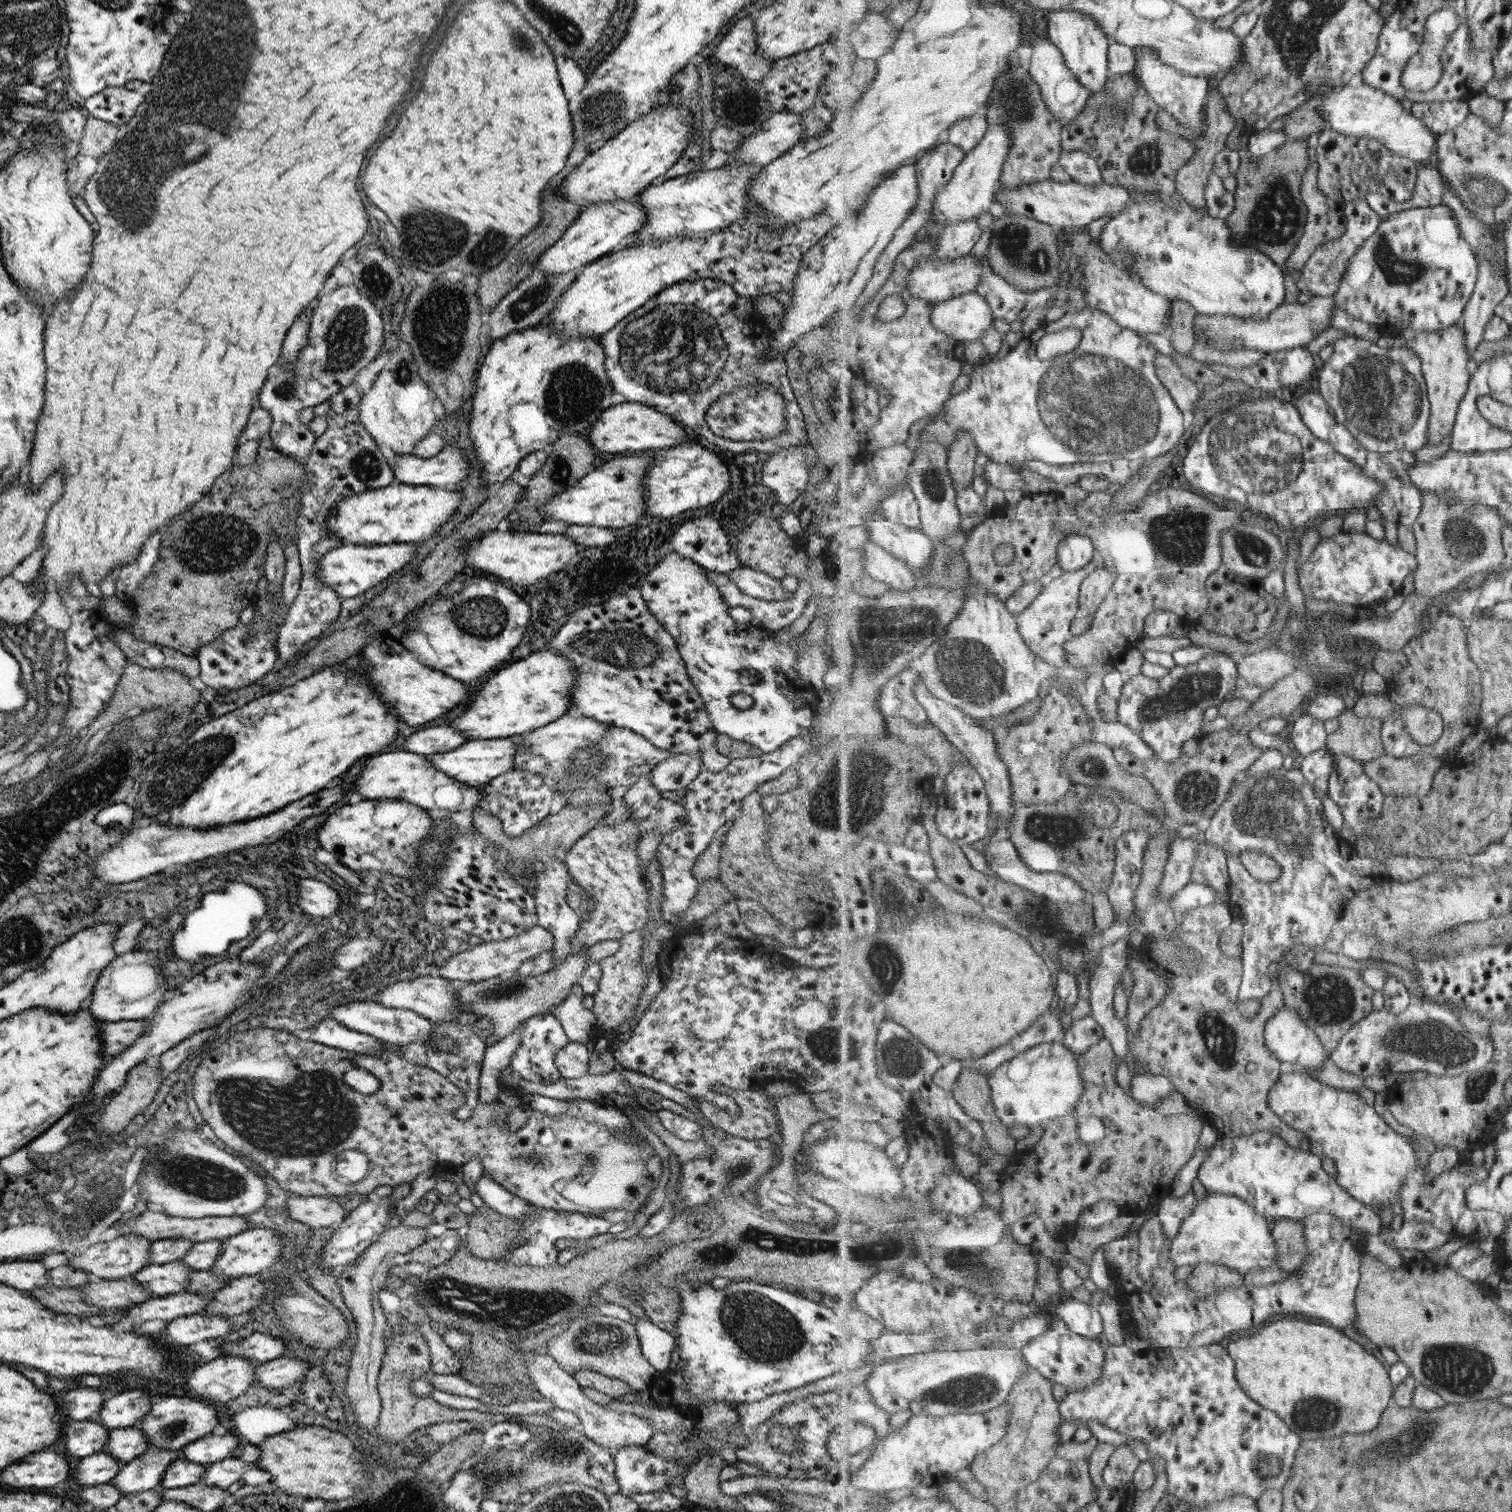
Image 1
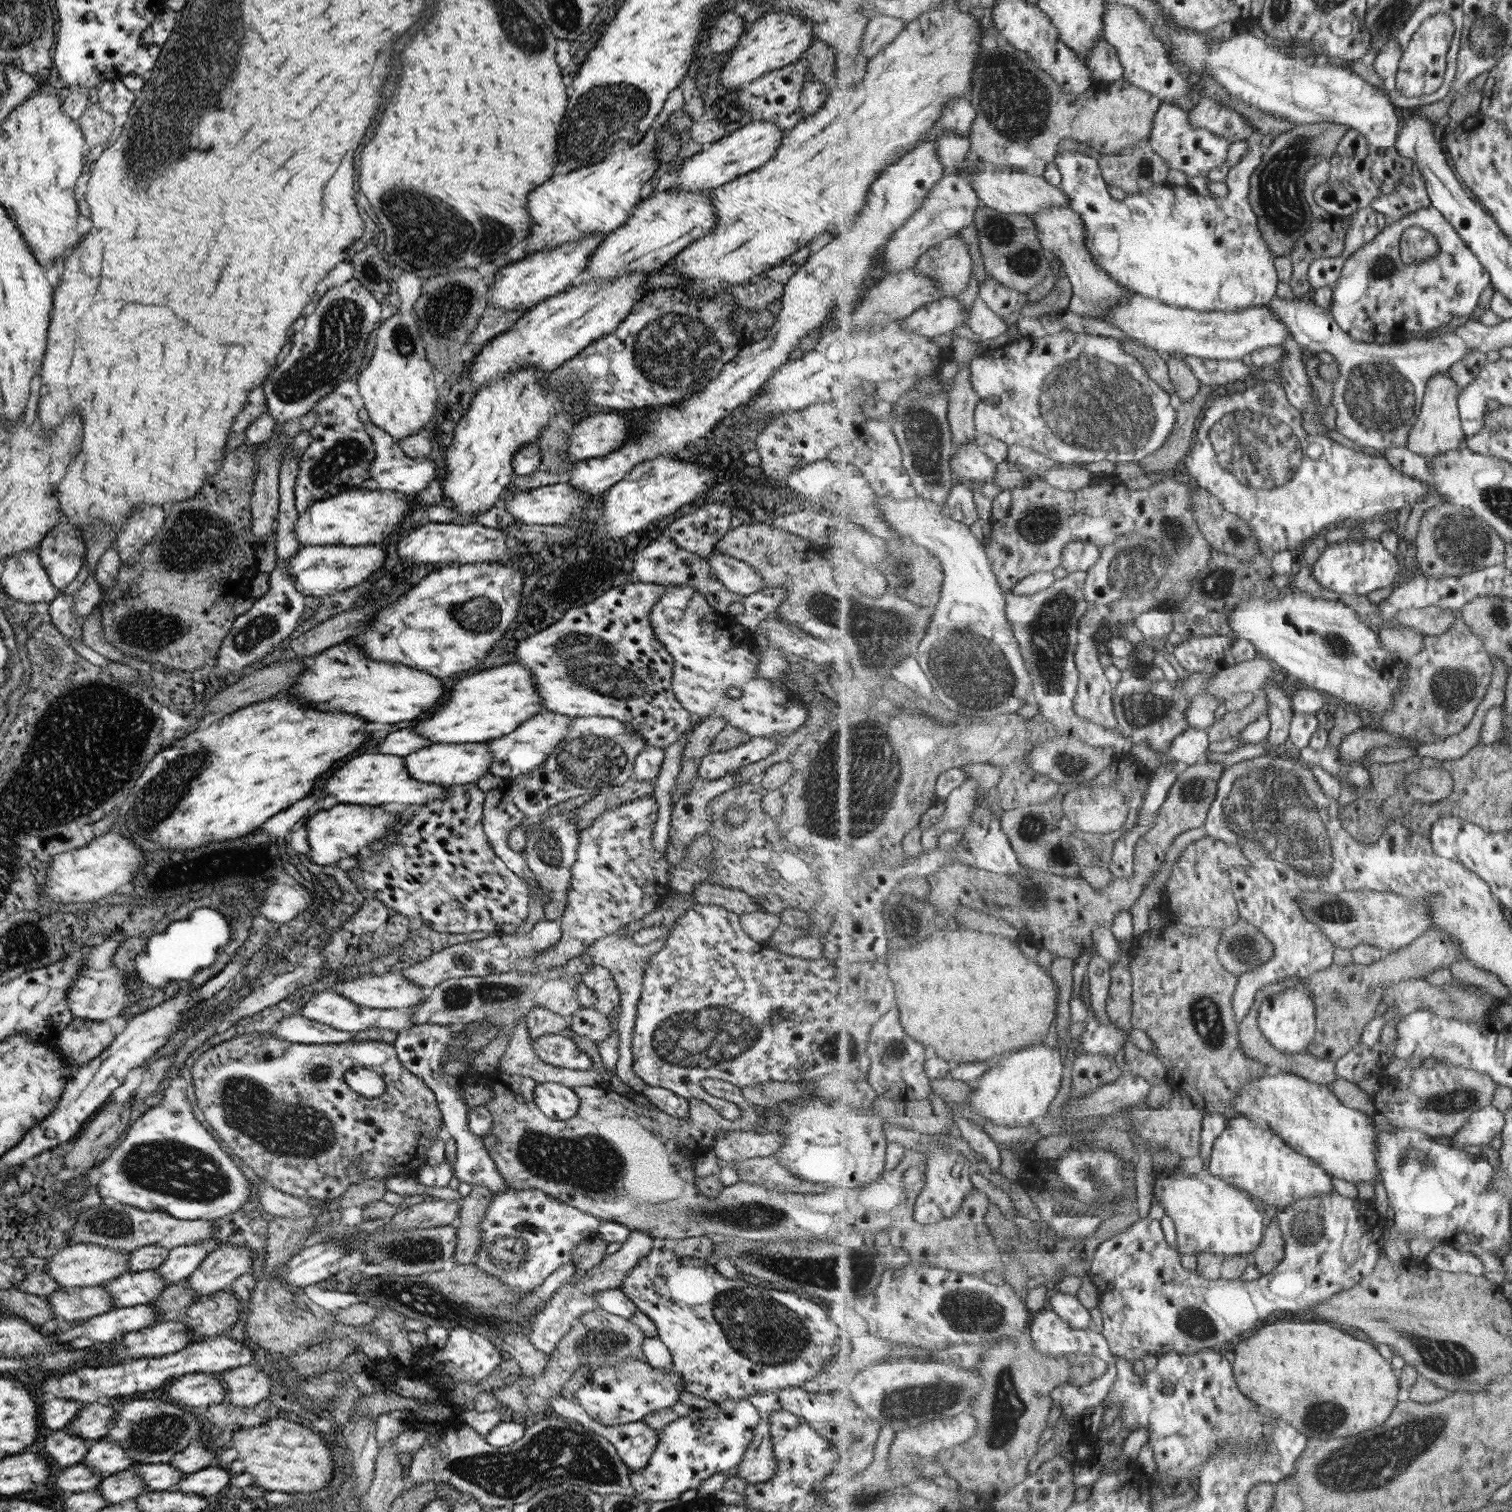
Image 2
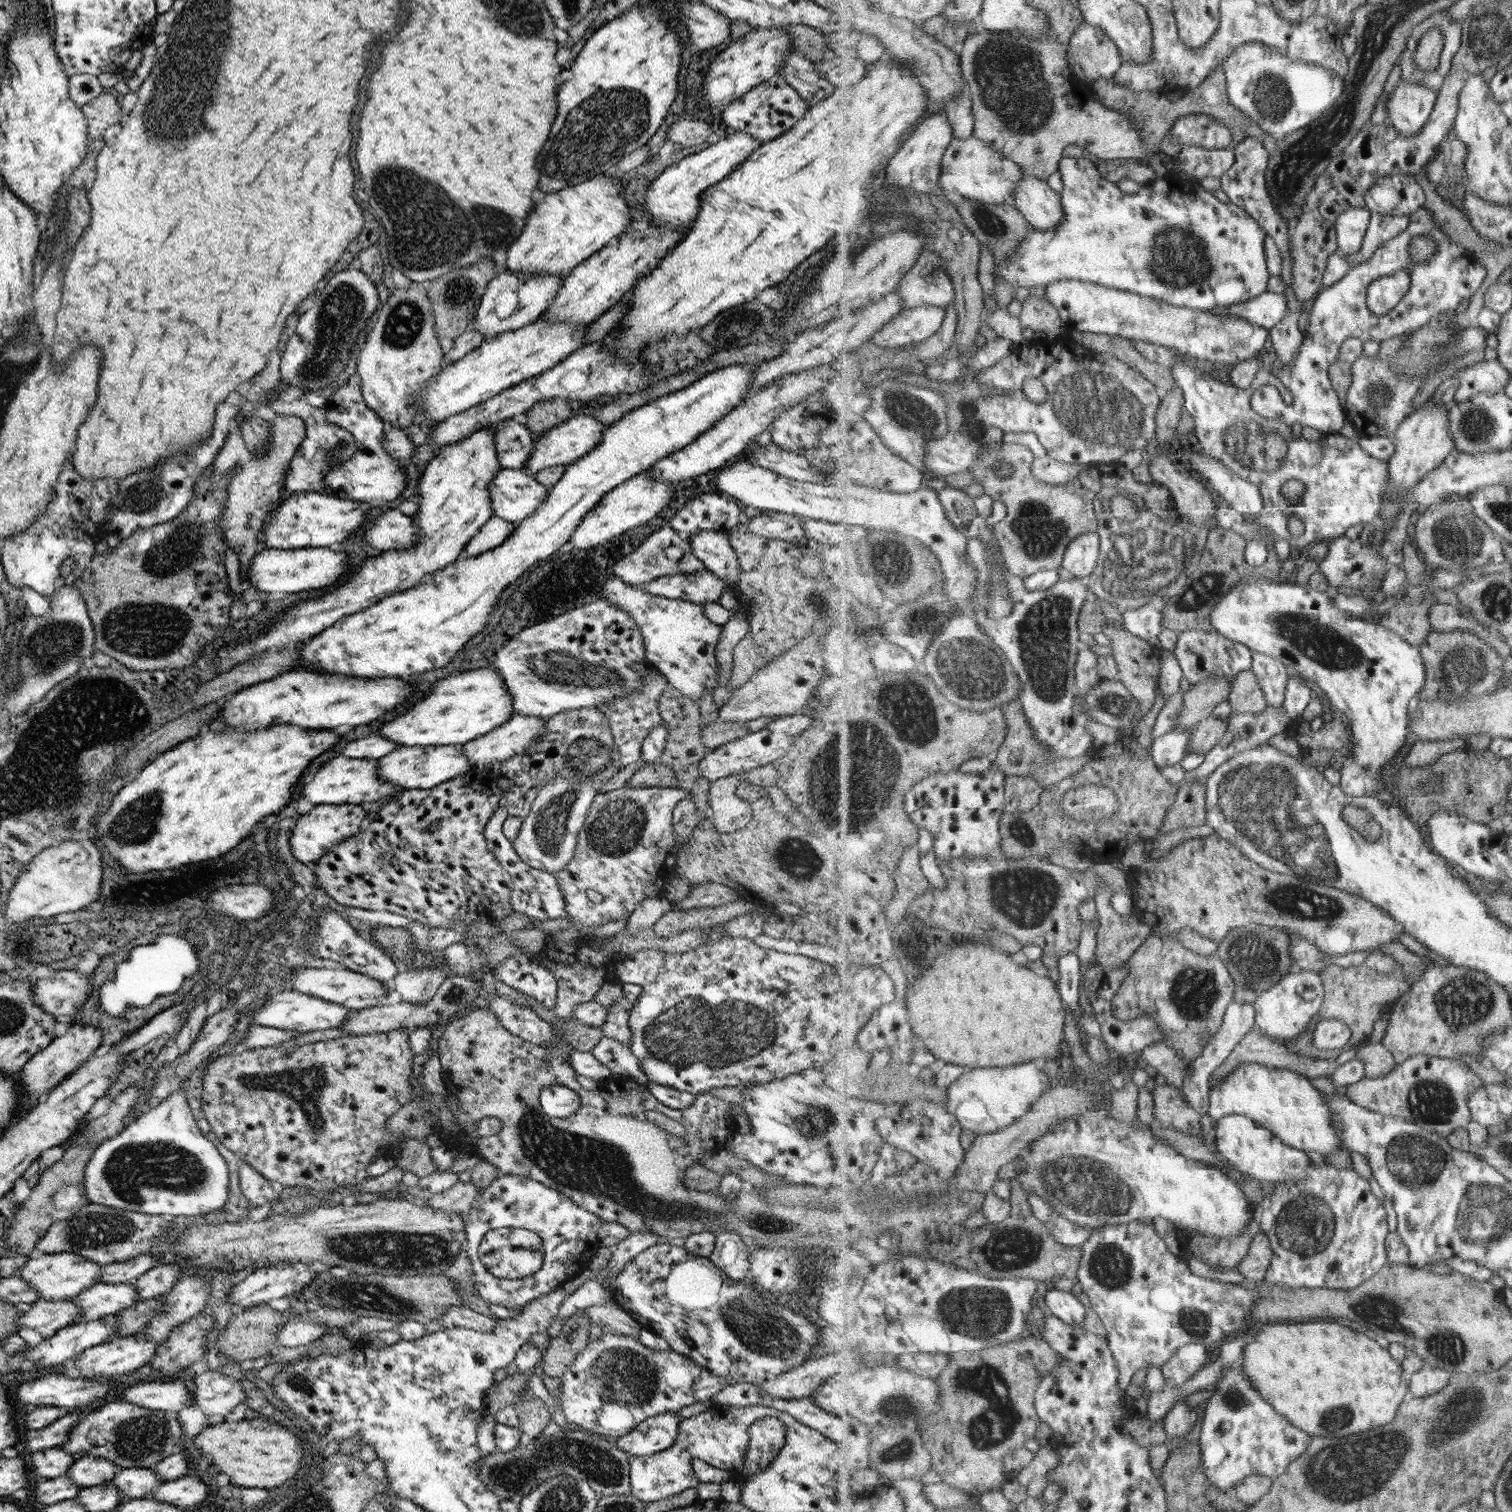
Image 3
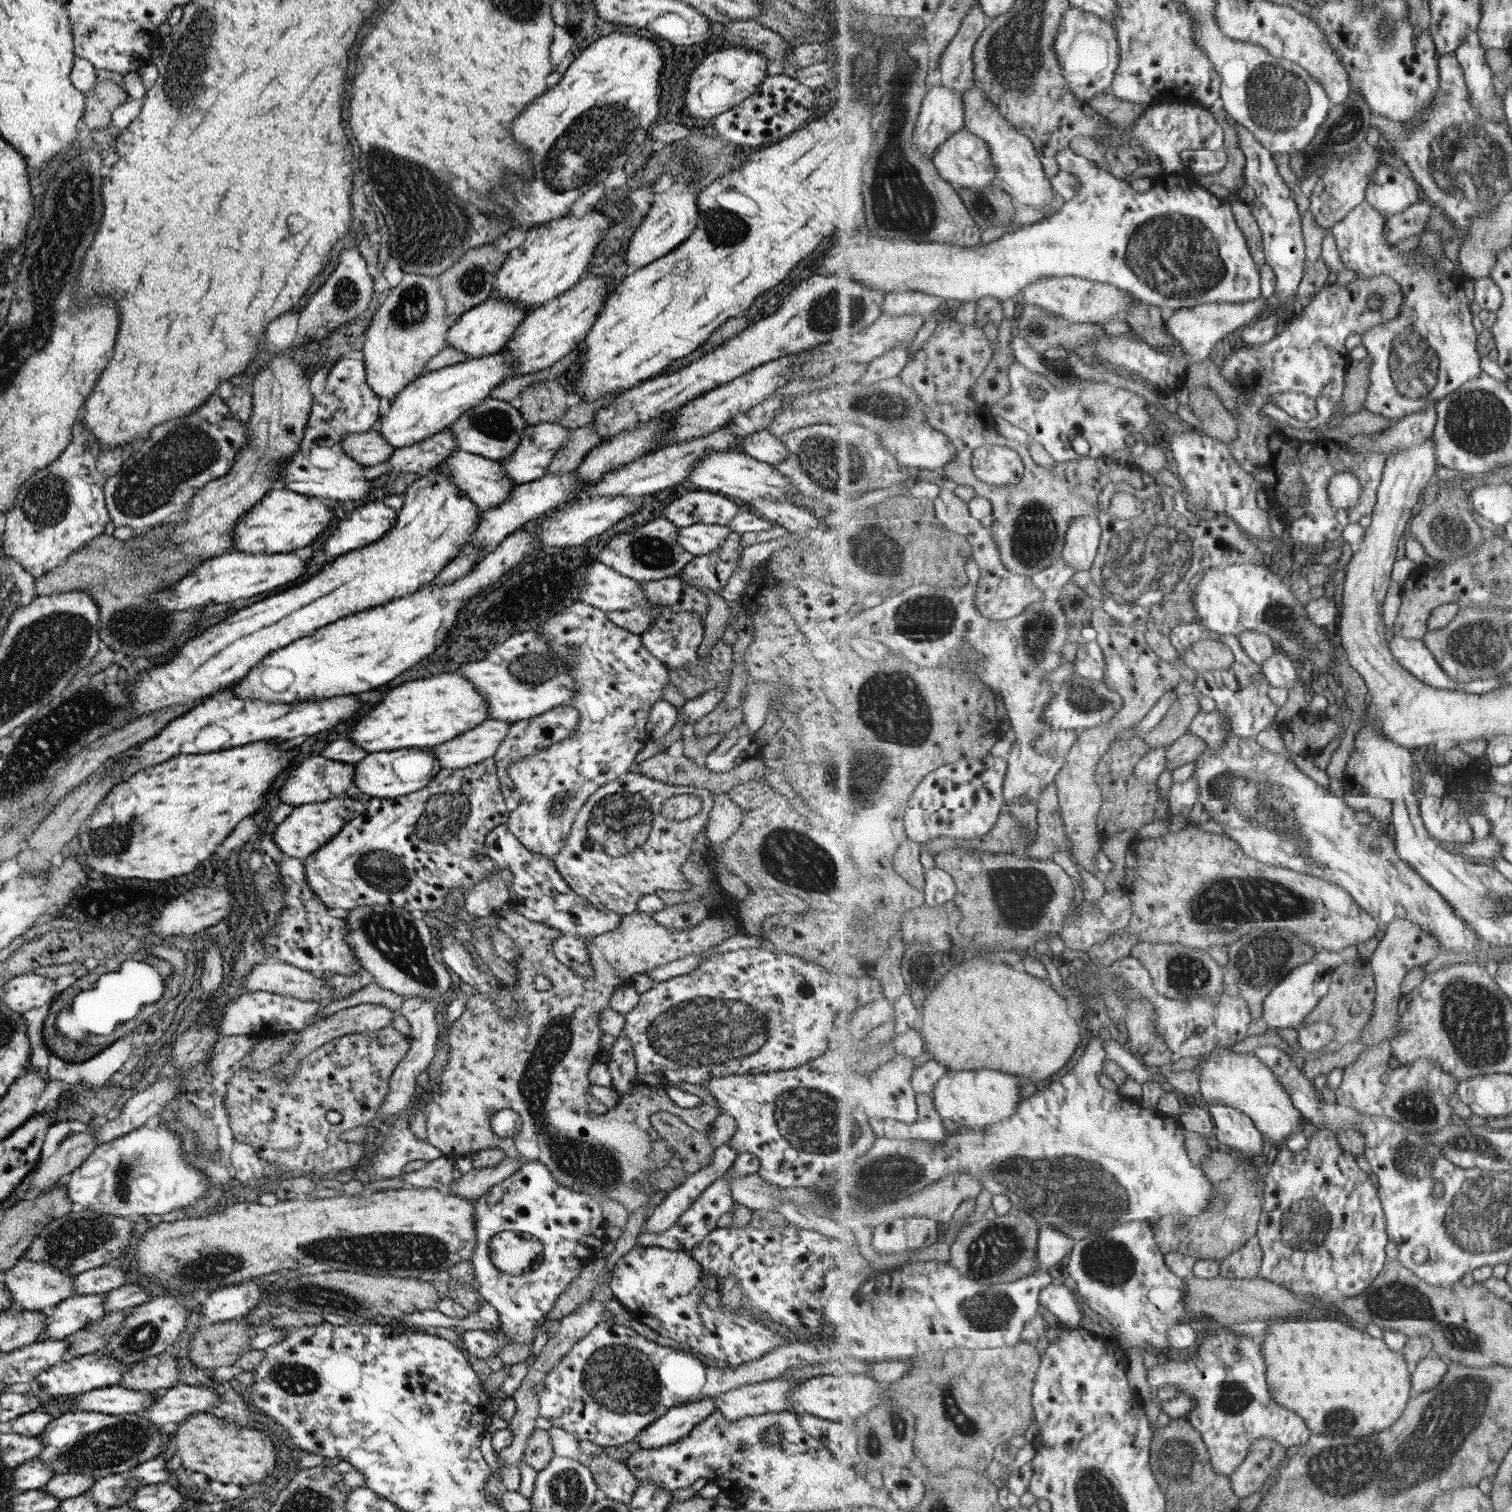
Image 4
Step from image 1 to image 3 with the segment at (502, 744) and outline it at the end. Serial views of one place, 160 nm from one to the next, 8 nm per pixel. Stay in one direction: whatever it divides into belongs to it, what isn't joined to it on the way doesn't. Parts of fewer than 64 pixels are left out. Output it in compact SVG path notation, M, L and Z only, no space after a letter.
M462 745L398 746L379 760L378 777L392 785L405 789L433 788L436 784L451 780L467 772L471 766L463 756Z

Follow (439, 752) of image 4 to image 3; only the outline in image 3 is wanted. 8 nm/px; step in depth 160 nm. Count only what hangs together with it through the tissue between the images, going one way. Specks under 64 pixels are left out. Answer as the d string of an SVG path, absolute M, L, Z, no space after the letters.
M514 713L512 718L506 720L501 726L494 728L487 734L482 734L465 744L462 744L463 756L467 757L471 768L477 771L488 771L495 775L504 760L508 760L514 754L522 754L533 746L538 740L540 741L544 733L544 722L546 720L536 716L523 716Z

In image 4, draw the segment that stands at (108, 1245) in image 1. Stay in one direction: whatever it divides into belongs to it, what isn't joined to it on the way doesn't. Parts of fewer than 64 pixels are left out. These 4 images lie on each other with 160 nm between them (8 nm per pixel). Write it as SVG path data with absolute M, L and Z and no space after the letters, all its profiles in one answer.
M21 1257L11 1268L3 1271L3 1284L12 1296L13 1308L22 1311L46 1311L74 1294L74 1277L51 1266L48 1262L30 1261Z

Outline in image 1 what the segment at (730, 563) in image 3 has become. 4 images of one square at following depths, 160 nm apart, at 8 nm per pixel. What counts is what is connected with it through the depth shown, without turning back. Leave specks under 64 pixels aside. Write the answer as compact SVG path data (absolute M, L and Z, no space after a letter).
M738 566L727 576L743 594L759 600L787 600L794 596L794 593L787 592L782 587L780 579L749 567Z

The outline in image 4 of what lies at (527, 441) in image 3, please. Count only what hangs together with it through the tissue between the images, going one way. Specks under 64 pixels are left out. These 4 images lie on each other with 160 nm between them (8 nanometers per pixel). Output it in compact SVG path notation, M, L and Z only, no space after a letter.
M488 397L483 398L479 405L471 407L469 411L461 413L461 417L447 428L452 432L451 436L455 438L458 450L497 462L511 456L515 447L519 445L519 439L526 426L515 403L493 400Z

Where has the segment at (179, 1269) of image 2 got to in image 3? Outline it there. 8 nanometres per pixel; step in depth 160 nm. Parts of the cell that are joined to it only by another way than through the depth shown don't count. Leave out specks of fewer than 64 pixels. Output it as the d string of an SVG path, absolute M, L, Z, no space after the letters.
M174 1262L159 1263L137 1277L133 1284L140 1301L167 1294L178 1280L179 1266Z

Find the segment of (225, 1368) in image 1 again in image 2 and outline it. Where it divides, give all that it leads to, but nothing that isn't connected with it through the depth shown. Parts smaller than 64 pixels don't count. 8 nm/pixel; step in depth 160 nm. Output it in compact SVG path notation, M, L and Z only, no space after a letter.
M188 1373L175 1378L163 1394L164 1399L175 1406L204 1409L221 1403L226 1392L215 1373Z

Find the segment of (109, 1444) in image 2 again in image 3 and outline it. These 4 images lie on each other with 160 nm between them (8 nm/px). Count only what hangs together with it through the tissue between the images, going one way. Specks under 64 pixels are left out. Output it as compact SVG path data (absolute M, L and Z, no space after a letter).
M82 1456L65 1471L65 1476L73 1482L73 1486L84 1489L108 1483L116 1475L119 1467L103 1457Z

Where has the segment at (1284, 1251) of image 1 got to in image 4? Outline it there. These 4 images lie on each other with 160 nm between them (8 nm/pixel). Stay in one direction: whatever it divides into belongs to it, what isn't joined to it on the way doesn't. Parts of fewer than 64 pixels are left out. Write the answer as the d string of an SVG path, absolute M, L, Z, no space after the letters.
M1257 1236L1249 1239L1239 1250L1221 1260L1221 1276L1236 1279L1253 1279L1261 1276L1264 1250Z

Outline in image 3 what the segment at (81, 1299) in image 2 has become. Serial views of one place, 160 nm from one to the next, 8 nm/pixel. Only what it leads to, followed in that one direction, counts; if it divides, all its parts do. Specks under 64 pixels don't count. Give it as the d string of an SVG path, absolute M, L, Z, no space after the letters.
M37 1299L25 1307L25 1311L16 1318L17 1334L20 1328L30 1328L42 1338L51 1337L60 1328L72 1325L78 1318L78 1306L71 1299Z

